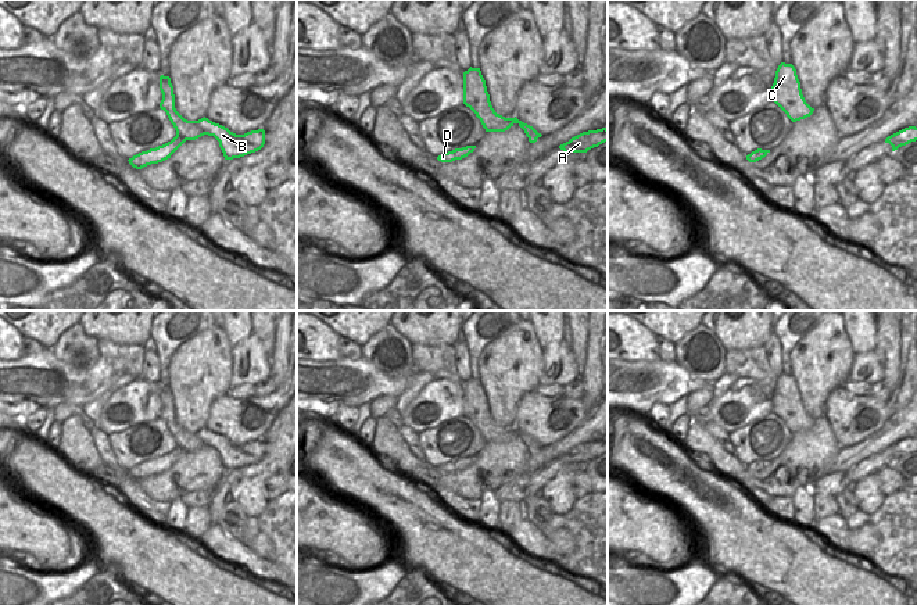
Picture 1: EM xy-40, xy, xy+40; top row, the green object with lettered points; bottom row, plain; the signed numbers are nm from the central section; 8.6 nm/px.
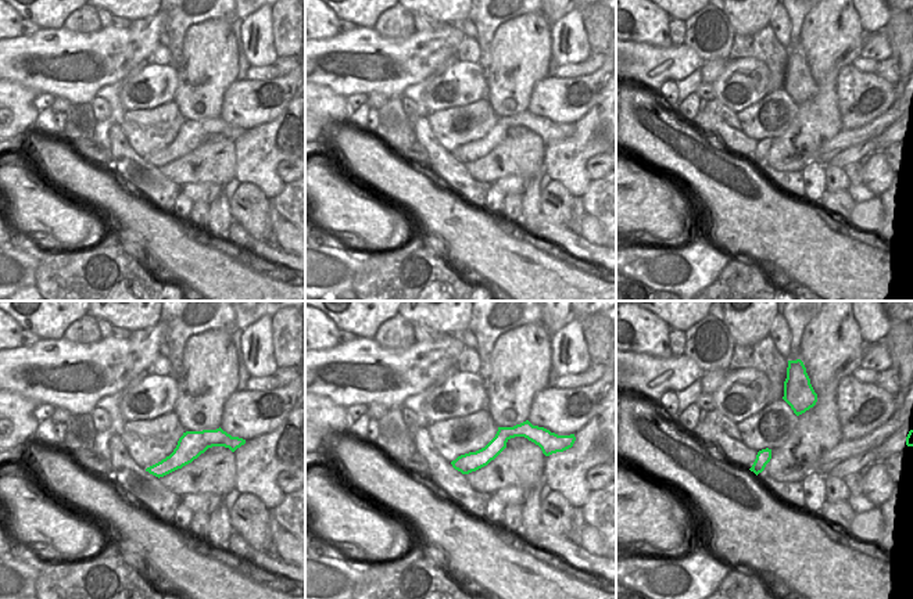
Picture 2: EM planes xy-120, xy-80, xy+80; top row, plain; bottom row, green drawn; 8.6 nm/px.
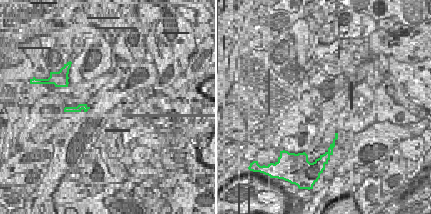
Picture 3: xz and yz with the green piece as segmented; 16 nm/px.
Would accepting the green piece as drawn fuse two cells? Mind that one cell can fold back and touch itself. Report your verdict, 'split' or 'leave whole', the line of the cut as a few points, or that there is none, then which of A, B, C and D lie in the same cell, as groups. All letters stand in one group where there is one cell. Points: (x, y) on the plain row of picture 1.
leave whole | no cut | A B C D

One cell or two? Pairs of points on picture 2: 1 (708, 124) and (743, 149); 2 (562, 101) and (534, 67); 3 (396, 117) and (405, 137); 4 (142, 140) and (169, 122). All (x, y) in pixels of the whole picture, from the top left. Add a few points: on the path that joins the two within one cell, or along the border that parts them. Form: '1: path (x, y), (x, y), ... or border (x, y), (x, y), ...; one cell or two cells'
1: path (716, 128), (734, 140); one cell
2: border (548, 74), (533, 86), (527, 107); two cells
3: path (396, 122), (400, 132); one cell
4: path (149, 133), (163, 122); one cell

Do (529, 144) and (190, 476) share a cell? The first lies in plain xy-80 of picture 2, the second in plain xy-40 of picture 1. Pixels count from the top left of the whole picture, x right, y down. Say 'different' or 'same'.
same

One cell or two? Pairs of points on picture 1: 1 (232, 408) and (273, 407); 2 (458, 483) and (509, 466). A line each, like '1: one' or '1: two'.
1: one
2: one

